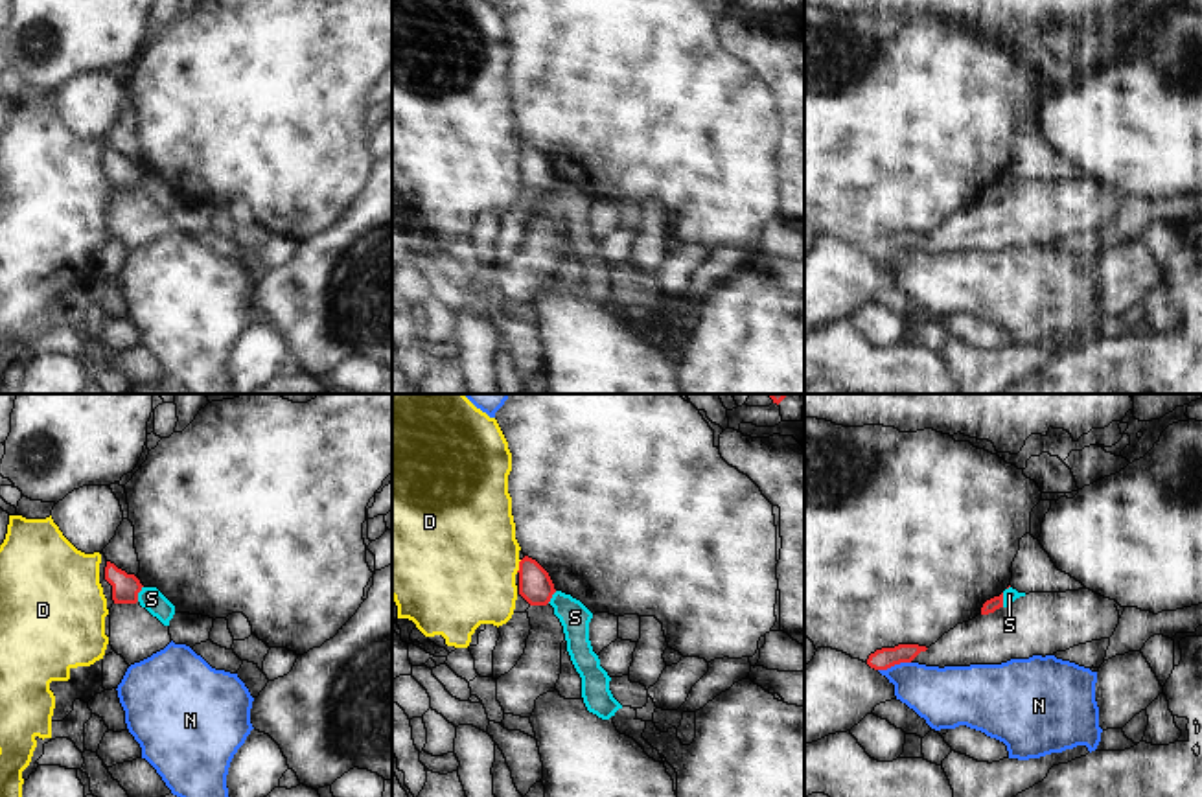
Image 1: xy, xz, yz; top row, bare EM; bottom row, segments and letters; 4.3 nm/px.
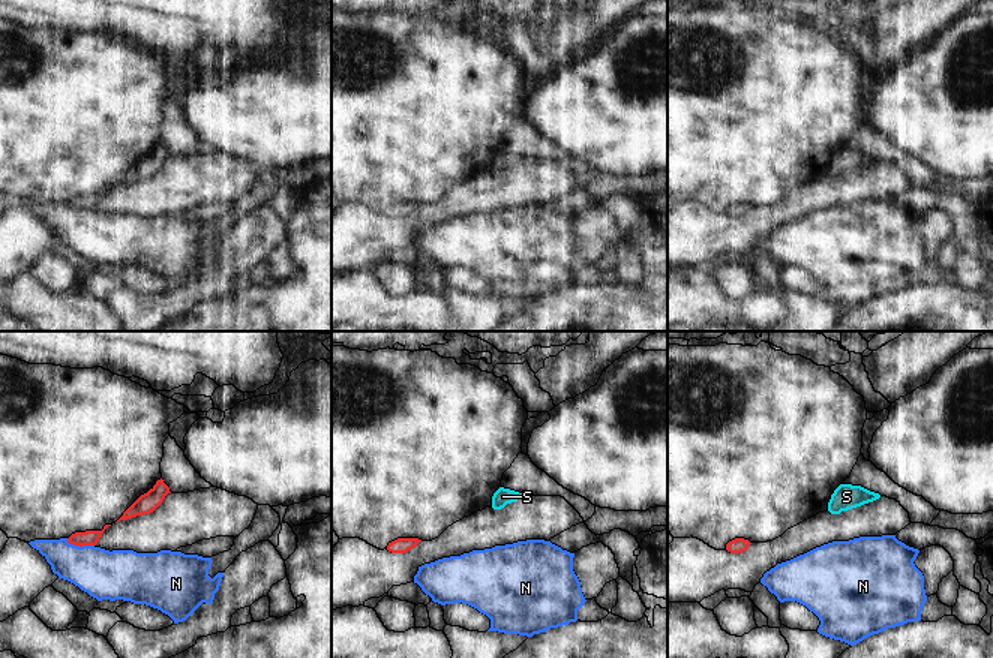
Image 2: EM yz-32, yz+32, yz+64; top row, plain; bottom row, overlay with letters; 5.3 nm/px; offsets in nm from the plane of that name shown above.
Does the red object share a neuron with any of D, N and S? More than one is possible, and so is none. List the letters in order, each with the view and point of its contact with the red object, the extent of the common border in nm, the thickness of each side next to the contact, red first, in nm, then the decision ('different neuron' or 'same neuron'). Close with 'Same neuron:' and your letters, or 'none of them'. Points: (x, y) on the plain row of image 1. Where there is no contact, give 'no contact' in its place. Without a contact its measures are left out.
D: xz (520, 153) | 60 nm | 150/480 nm | different neuron
N: yz (893, 253) | 150 nm | 90/240 nm | different neuron
S: xy (138, 179) | 80 nm | 120/100 nm | different neuron
Same neuron: none of them

